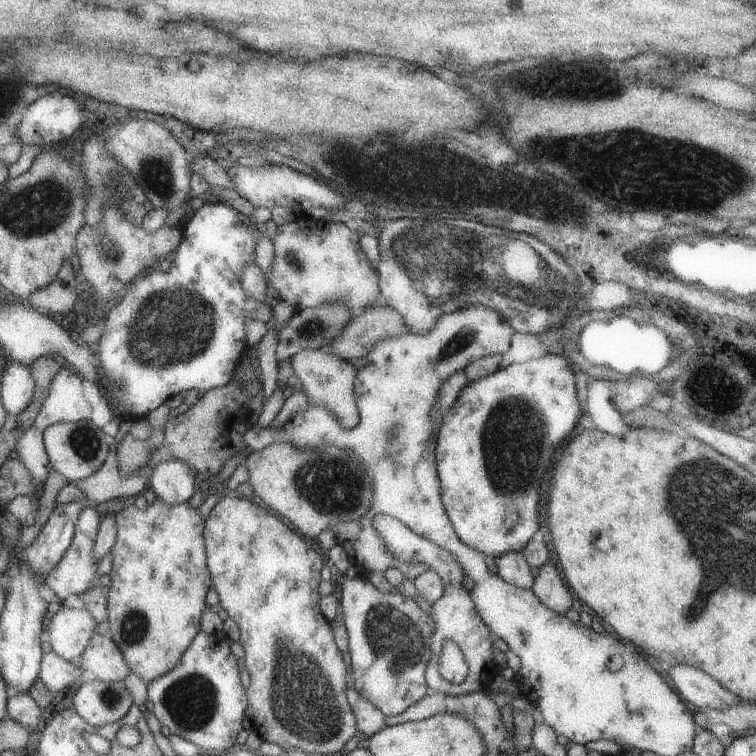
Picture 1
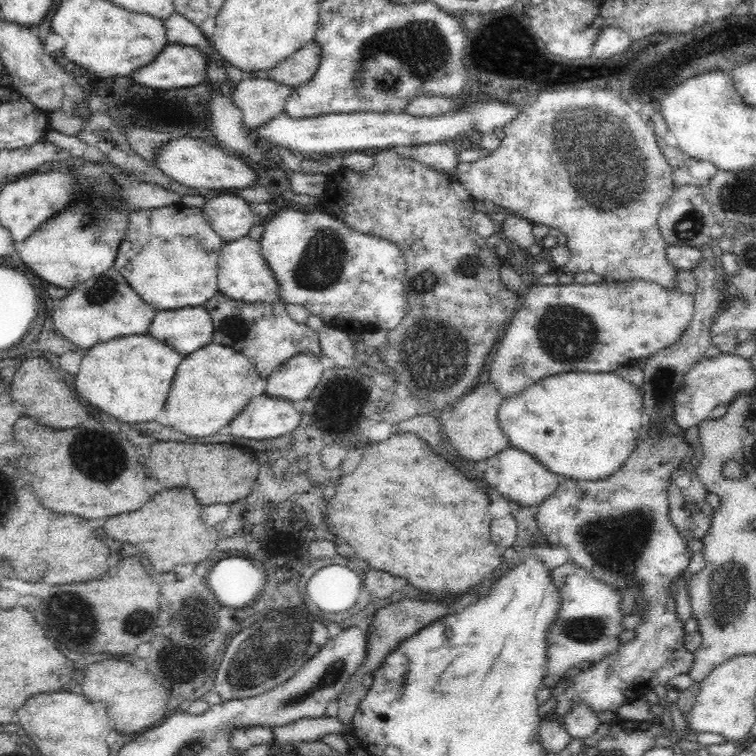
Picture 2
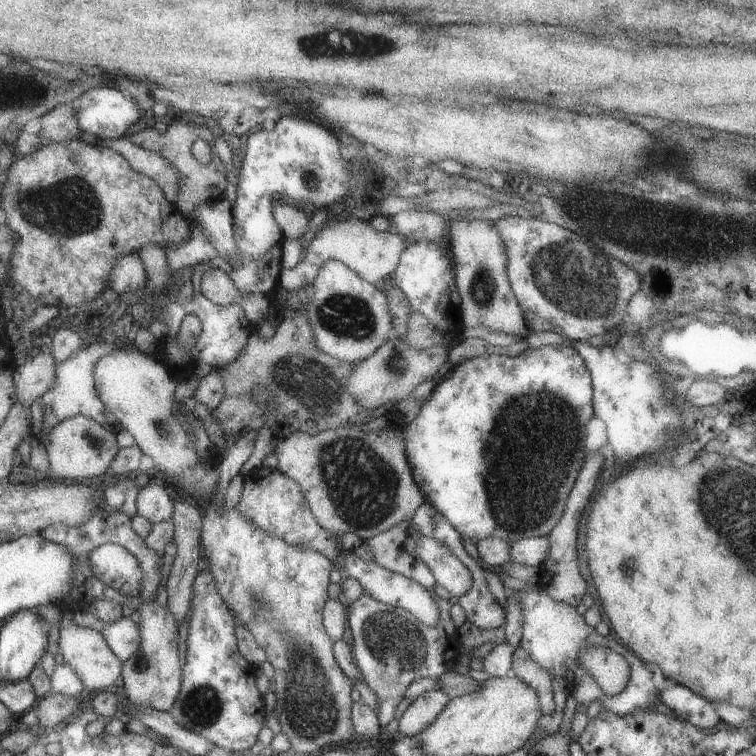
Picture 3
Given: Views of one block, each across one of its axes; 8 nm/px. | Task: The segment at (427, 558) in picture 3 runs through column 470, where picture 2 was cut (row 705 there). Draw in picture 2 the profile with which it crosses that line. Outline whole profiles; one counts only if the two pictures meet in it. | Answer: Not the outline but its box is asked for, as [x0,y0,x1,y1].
[560,703,604,740]

